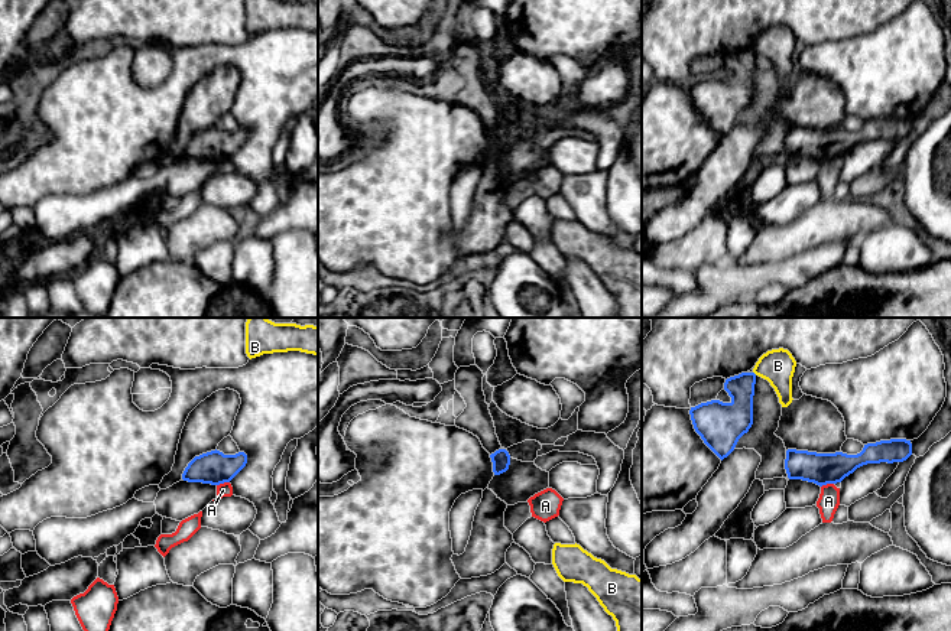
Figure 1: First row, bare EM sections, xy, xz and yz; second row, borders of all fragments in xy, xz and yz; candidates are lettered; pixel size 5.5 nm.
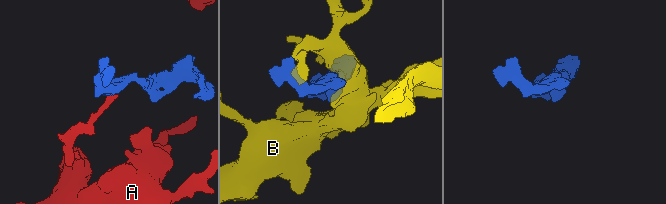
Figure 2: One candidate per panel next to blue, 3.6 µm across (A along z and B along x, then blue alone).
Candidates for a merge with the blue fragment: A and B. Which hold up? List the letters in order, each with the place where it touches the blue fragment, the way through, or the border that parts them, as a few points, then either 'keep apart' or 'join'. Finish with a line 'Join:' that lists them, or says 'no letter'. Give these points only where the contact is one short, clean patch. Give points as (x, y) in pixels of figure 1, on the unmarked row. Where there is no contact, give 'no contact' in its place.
A: meets blue in xy at (223, 159); border along xy (229, 158), (217, 162); keep apart
B: no contact; keep apart
Join: no letter

